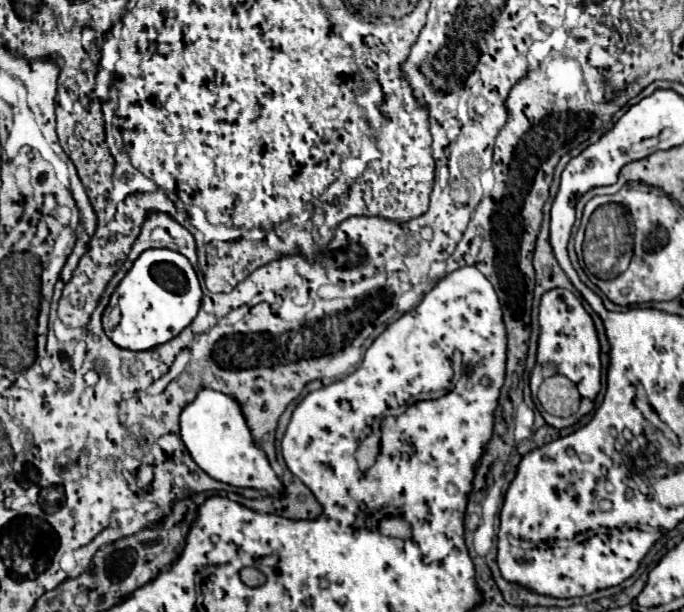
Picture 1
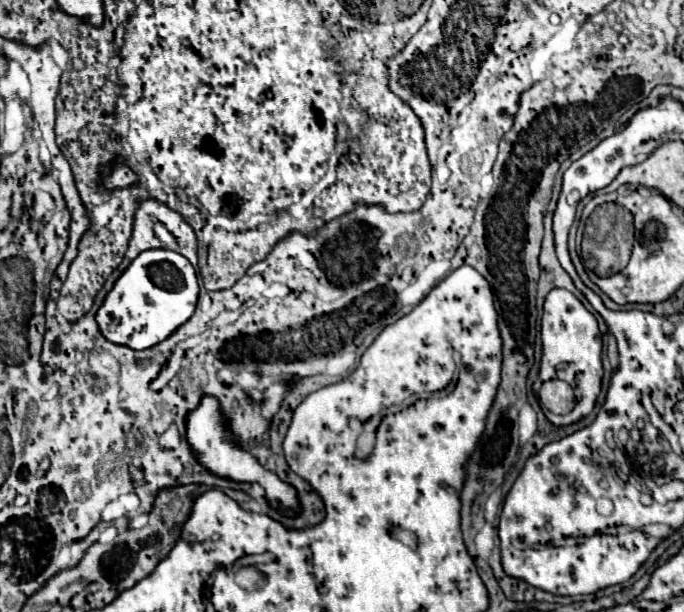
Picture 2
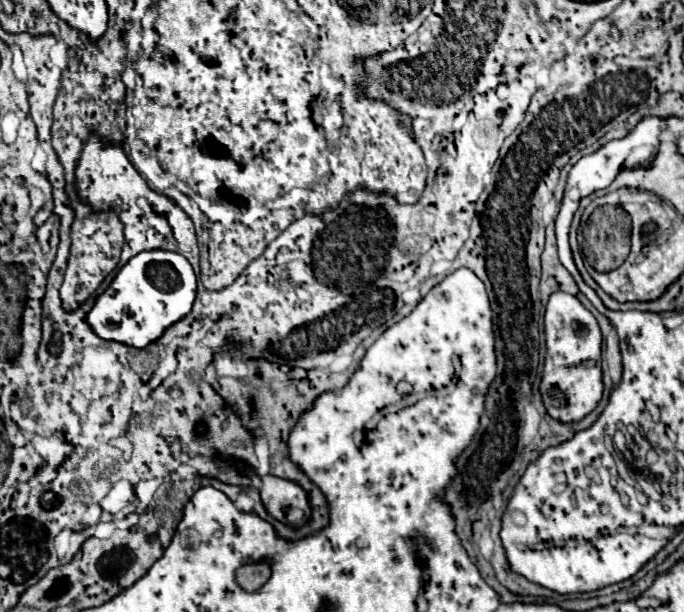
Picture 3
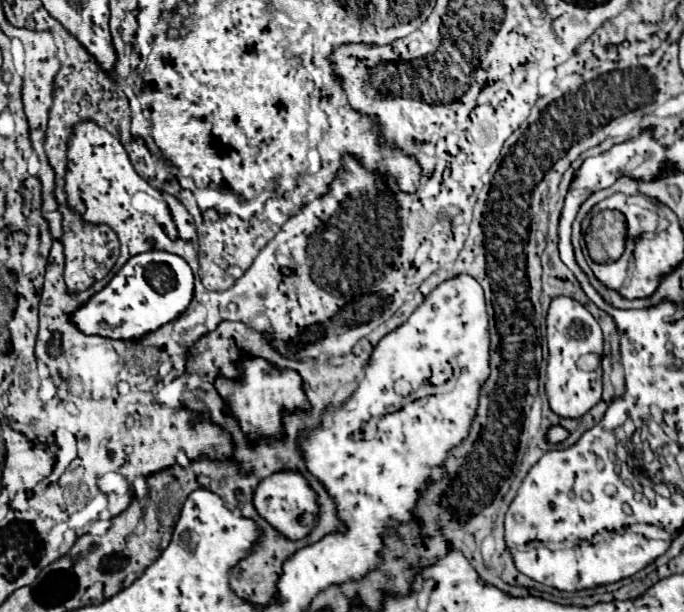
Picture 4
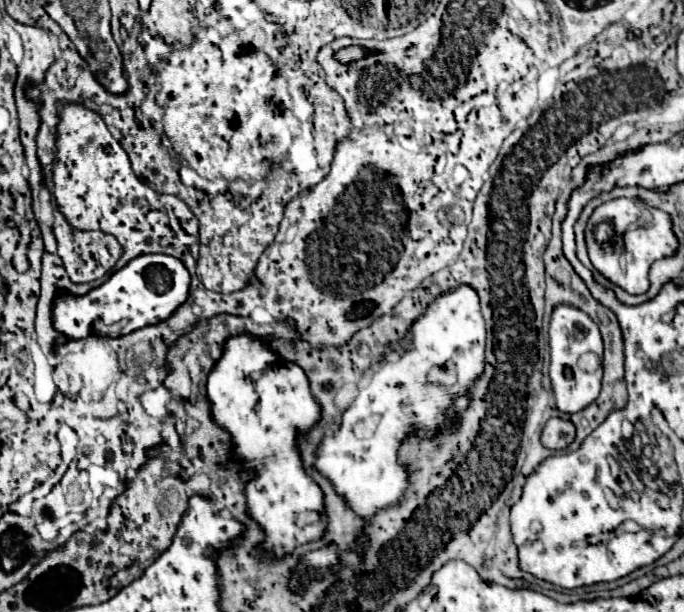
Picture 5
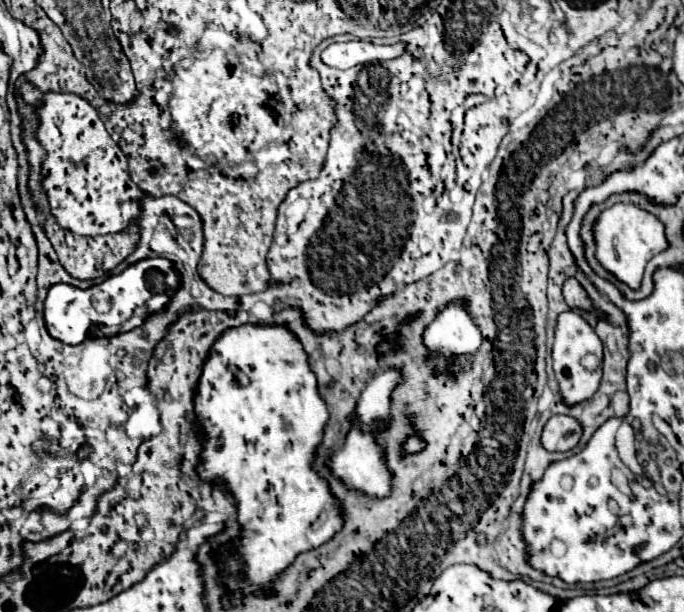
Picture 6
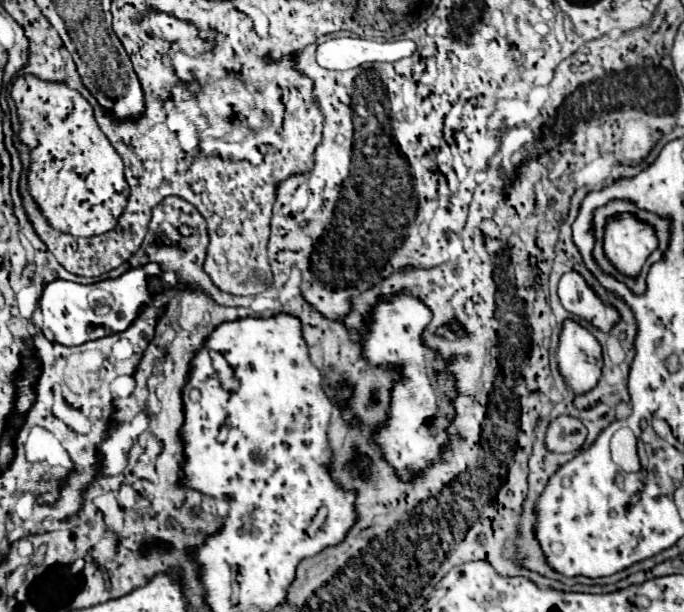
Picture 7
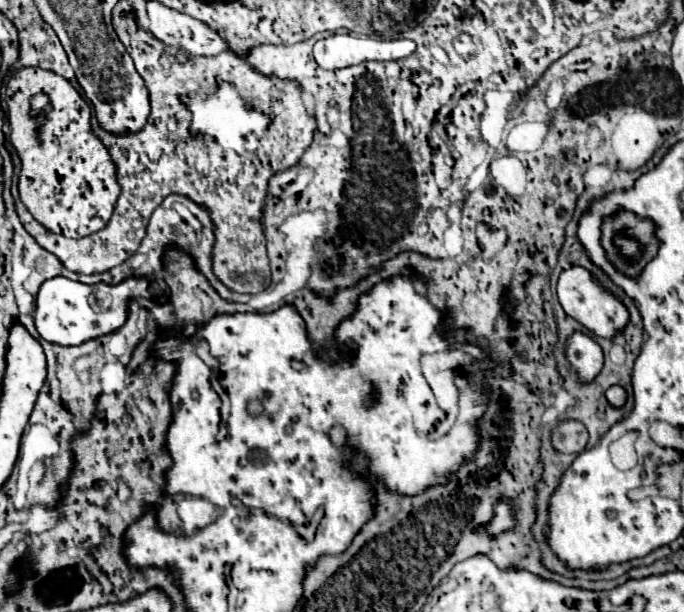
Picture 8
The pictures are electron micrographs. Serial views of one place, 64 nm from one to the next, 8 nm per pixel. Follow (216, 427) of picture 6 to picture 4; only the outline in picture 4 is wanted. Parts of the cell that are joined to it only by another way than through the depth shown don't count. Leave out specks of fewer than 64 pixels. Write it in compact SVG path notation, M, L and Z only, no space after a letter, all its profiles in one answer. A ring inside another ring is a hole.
M248 358L244 362L244 378L242 382L230 382L224 378L216 380L216 388L230 406L230 412L242 422L244 432L252 440L258 436L272 436L280 438L280 420L282 420L282 410L294 410L294 408L308 408L308 400L302 392L302 380L296 372L292 370L278 370L272 368L268 362L262 358ZM278 472L276 476L264 478L252 502L260 516L288 538L304 538L312 530L312 524L316 524L316 494L308 488L306 480L294 472Z

